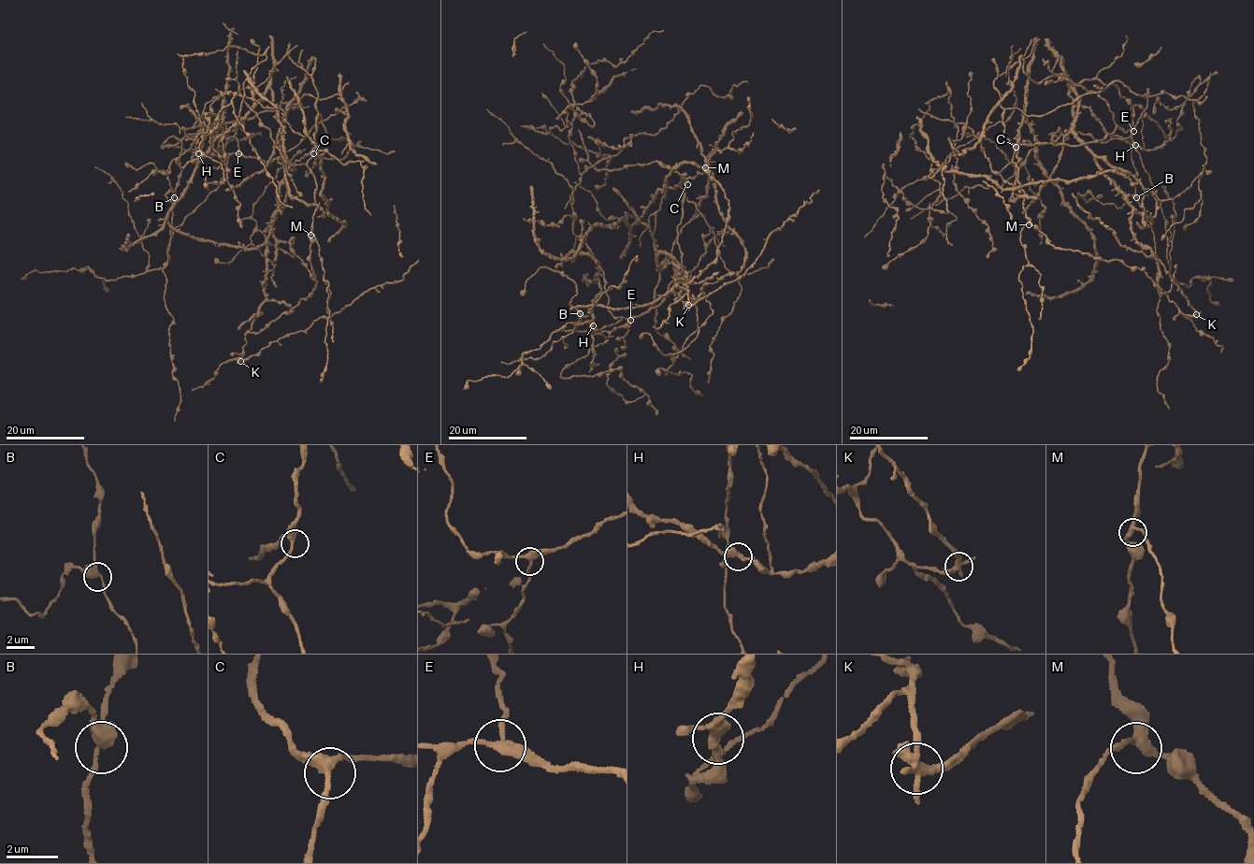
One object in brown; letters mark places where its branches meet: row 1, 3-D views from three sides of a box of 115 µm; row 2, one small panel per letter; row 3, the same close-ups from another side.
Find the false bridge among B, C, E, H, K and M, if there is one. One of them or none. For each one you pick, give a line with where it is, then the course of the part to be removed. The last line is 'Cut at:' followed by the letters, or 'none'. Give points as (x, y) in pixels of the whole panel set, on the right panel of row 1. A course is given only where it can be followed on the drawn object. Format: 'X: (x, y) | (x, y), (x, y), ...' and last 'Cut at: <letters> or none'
K: (1196, 314) | (1196, 314), (1162, 265), (1150, 255), (1120, 245), (1113, 231), (1081, 209), (1073, 194)
Cut at: K

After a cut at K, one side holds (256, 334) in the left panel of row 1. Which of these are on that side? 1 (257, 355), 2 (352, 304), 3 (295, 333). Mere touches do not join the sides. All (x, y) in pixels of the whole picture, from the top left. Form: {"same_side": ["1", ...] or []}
{"same_side": []}

